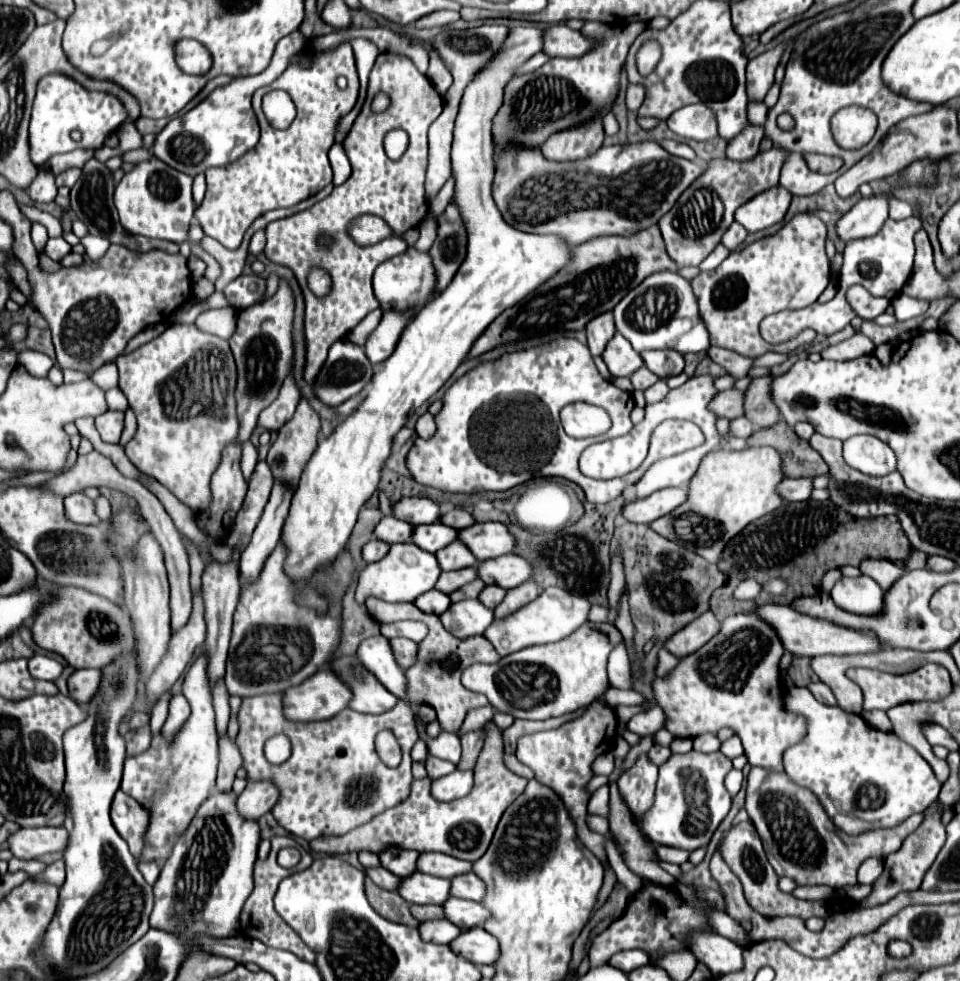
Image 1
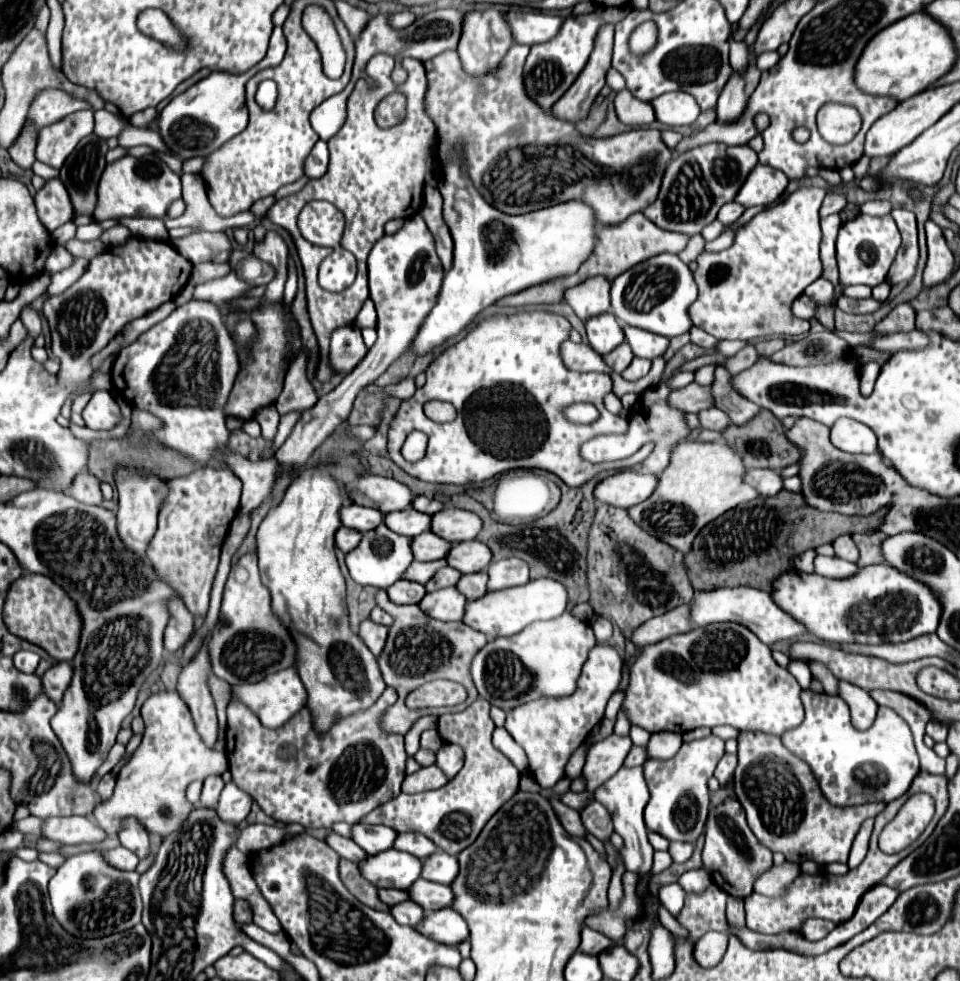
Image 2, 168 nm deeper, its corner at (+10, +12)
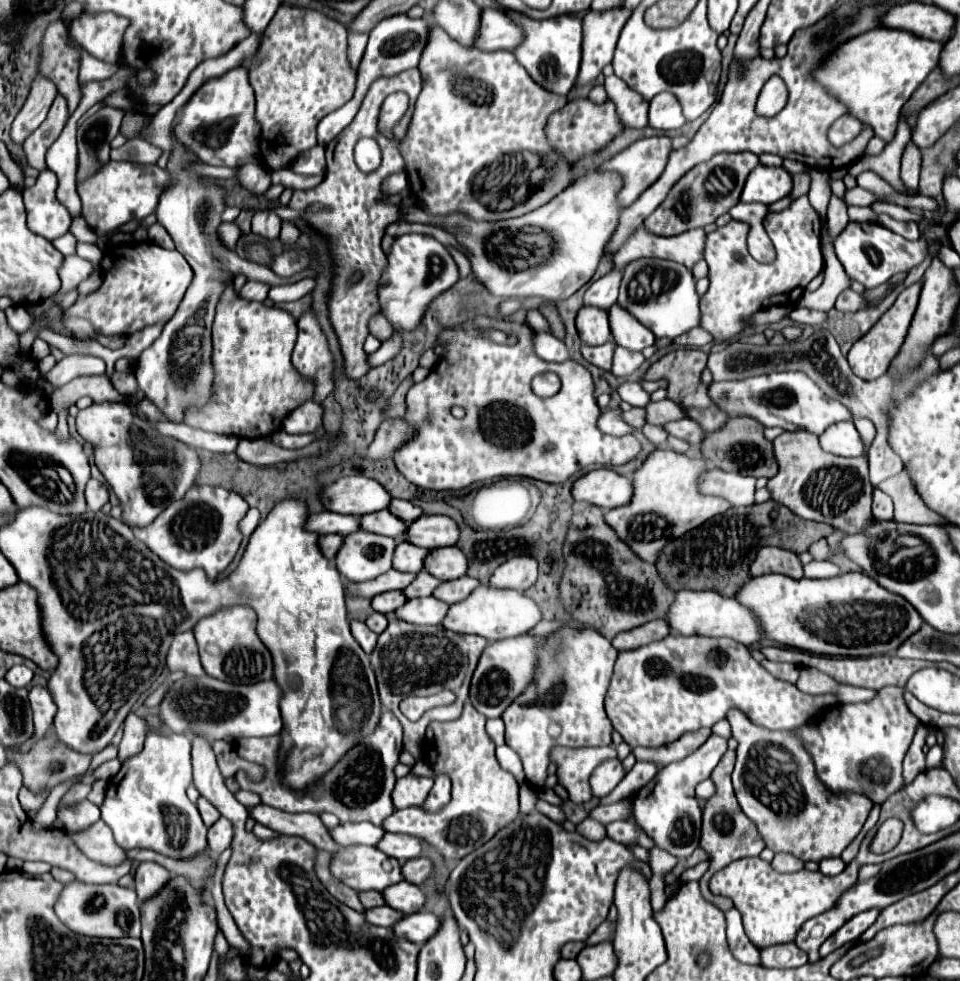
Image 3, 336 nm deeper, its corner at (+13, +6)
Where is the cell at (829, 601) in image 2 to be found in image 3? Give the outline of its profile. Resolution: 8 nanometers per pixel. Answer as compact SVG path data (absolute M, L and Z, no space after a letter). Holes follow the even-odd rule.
M847 572L827 580L793 580L783 574L763 574L743 584L735 600L759 616L763 638L825 656L893 654L923 622L907 600L881 588L863 572Z

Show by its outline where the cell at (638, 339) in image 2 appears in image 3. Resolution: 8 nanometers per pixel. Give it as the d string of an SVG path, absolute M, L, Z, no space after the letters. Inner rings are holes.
M619 304L609 308L609 326L615 344L627 350L641 352L643 348L655 344L655 334L647 326L639 324L639 320L635 320L625 308L619 308Z

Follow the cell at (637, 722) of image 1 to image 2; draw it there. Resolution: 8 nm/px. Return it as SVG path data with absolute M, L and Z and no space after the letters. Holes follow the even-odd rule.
M624 710L618 712L618 718L616 718L616 726L614 726L614 732L620 734L620 736L626 736L630 730L630 720L628 720L628 714Z

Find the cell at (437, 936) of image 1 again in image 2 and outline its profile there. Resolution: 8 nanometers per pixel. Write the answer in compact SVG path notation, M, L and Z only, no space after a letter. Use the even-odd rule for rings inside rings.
M412 900L400 902L400 904L392 906L392 908L390 908L390 914L394 916L394 920L396 920L398 924L402 924L402 926L412 926L412 928L416 928L418 922L422 922L424 916L426 916L424 910L422 910L422 906L418 906L418 904L412 902Z

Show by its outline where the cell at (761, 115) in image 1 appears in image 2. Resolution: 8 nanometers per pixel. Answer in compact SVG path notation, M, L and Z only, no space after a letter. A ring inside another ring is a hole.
M732 38L732 40L730 40L730 64L732 64L732 68L738 70L738 72L742 72L742 70L746 70L746 62L748 62L746 42L744 42L744 40L736 42L736 40Z

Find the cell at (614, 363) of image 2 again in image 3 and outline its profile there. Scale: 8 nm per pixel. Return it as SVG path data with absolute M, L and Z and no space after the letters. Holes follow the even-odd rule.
M607 342L607 344L601 344L601 346L581 346L581 354L587 362L603 368L603 370L611 370L611 360L613 360L613 348L615 348L615 342Z

